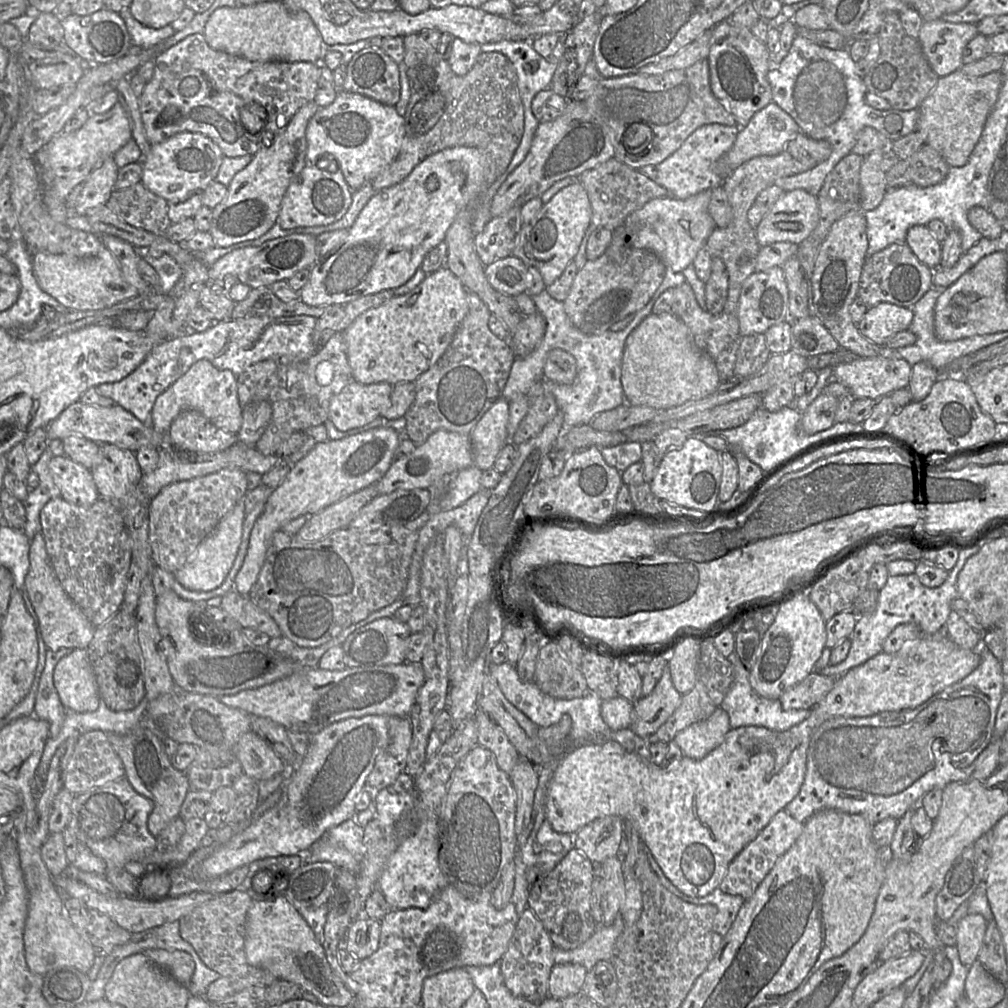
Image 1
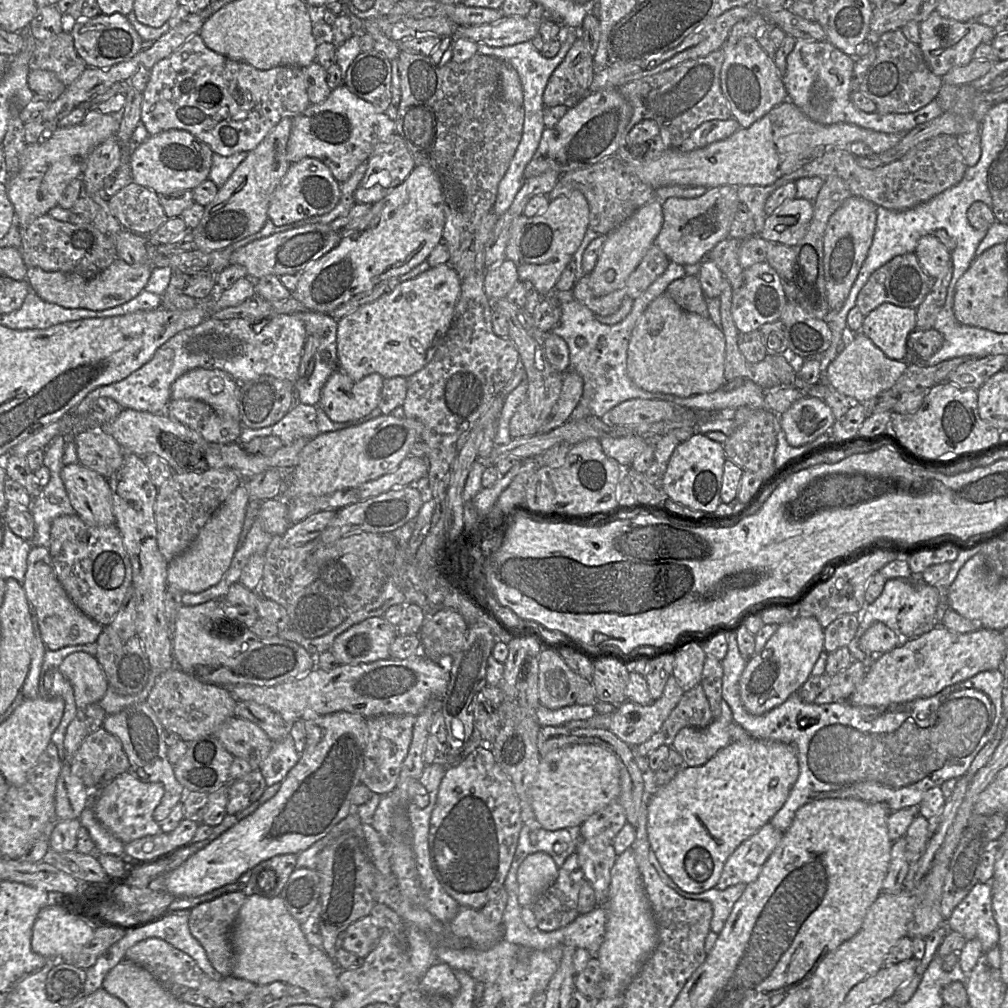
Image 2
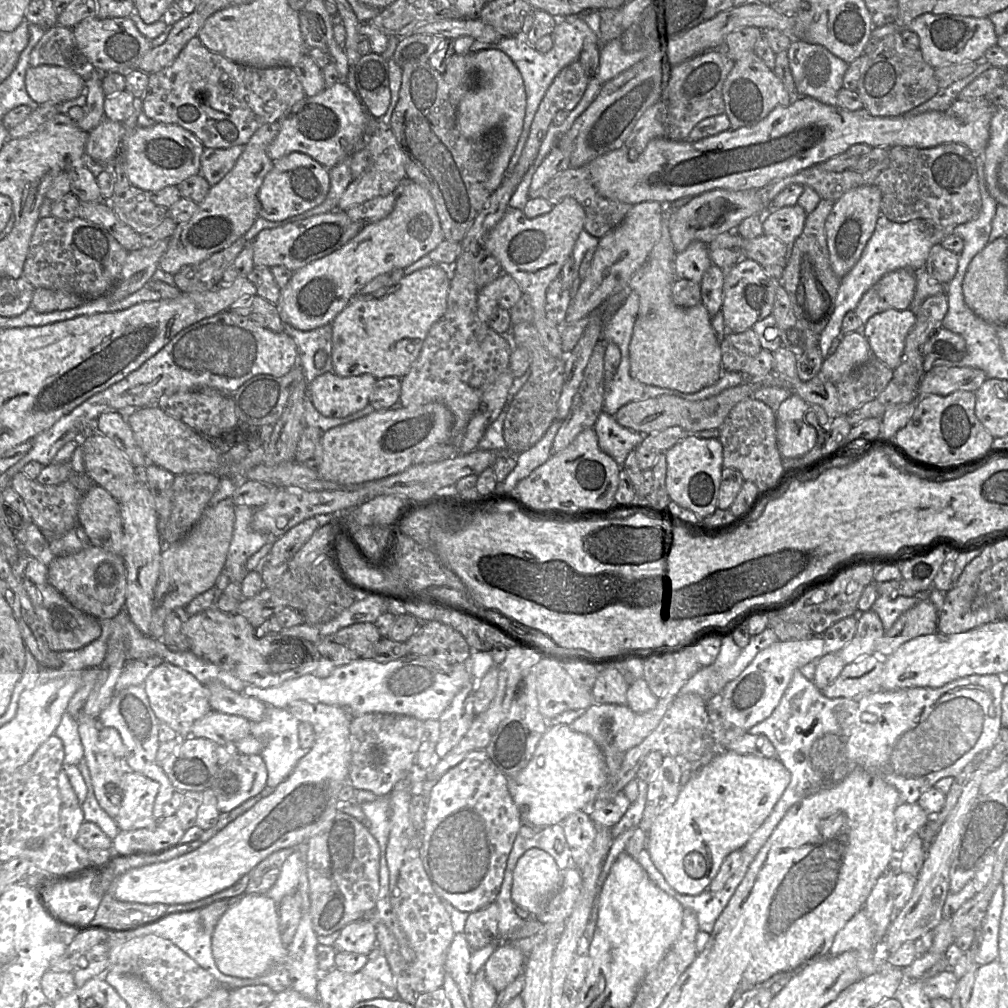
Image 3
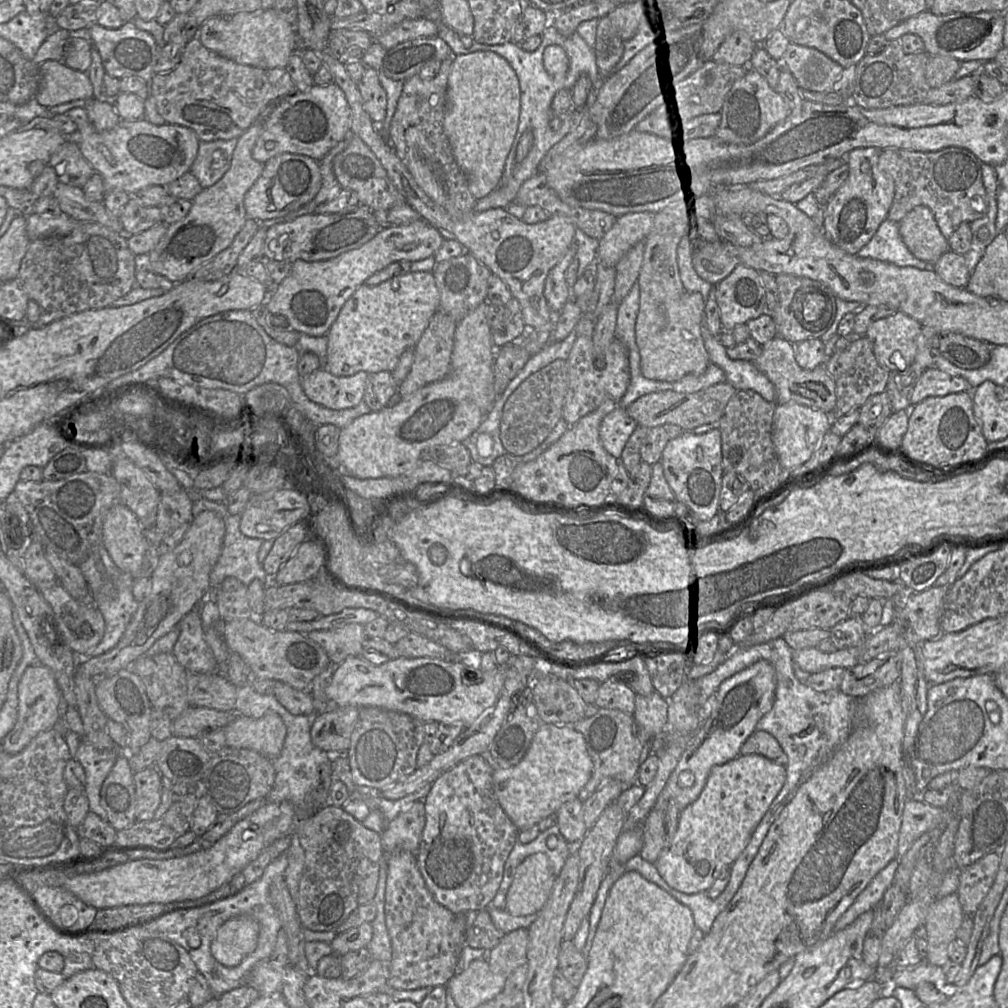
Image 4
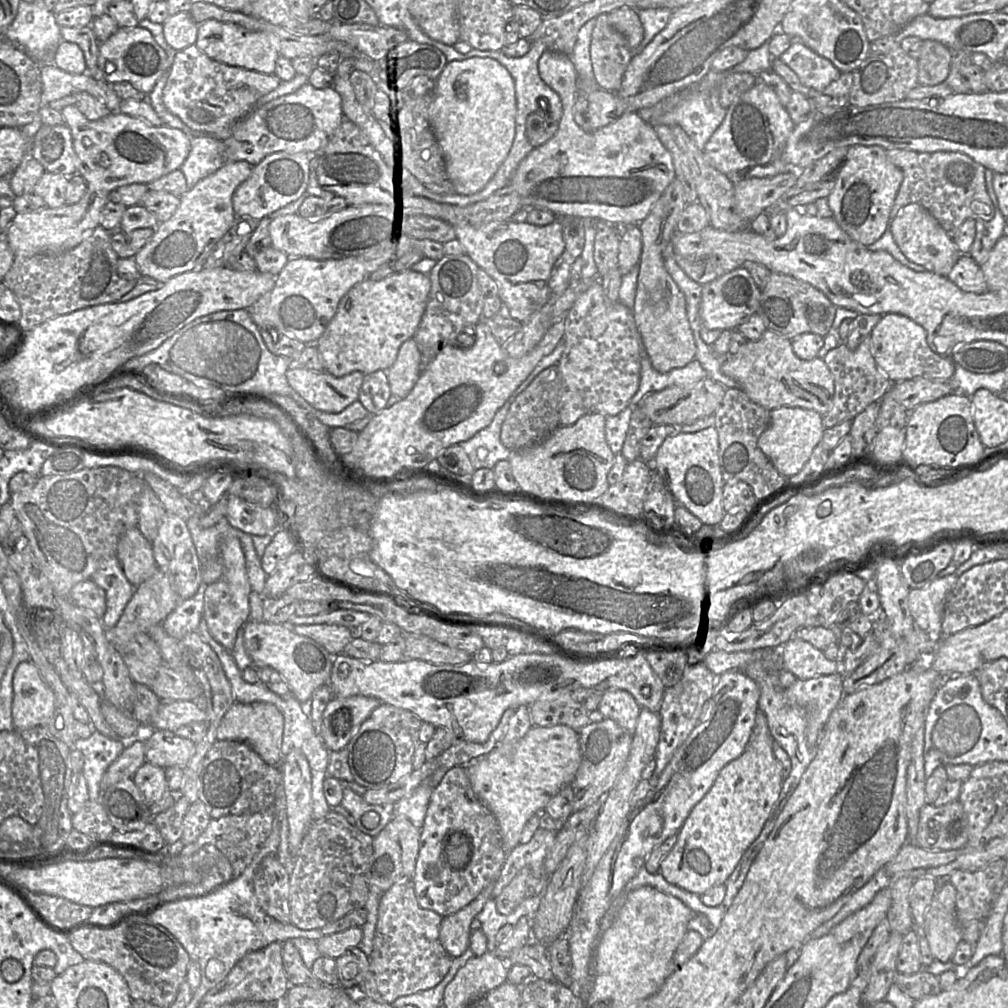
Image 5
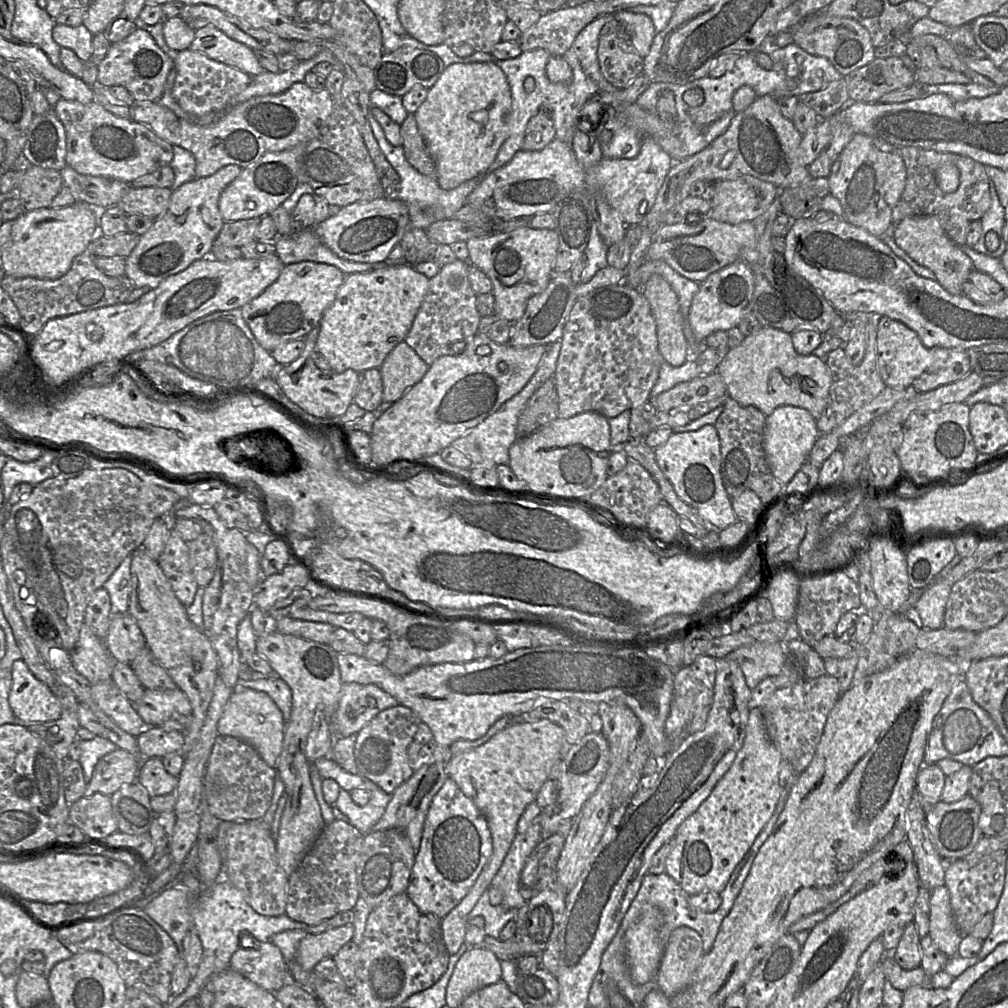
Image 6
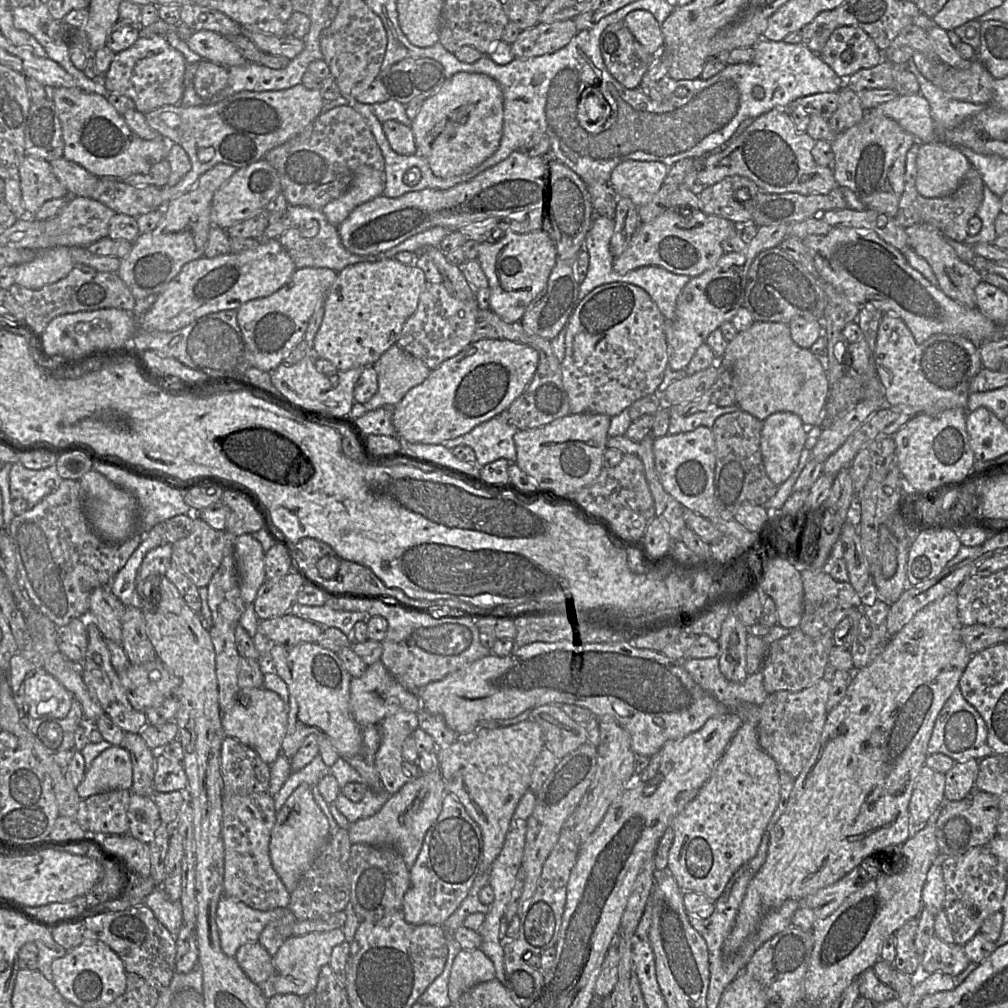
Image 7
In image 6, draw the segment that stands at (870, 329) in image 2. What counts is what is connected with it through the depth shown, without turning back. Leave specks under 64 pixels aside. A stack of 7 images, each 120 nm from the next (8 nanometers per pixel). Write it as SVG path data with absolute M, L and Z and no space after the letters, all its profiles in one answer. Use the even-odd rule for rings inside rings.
M887 316L877 317L876 365L886 387L913 387L920 393L960 380L971 371L967 350L926 348L915 331Z

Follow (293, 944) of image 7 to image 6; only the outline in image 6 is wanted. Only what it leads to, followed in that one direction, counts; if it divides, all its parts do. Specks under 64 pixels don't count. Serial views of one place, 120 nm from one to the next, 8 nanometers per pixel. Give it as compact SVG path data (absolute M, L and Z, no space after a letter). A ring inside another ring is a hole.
M343 925L320 934L308 934L300 941L294 961L302 969L313 971L317 963L333 958L346 943L352 941L353 934L352 925Z

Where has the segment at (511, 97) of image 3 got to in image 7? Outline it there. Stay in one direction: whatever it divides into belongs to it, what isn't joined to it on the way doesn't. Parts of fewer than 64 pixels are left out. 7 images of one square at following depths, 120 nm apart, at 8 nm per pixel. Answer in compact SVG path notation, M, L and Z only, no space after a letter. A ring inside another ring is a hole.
M458 72L446 78L436 93L424 103L412 121L417 153L430 166L435 176L449 178L470 172L493 155L500 145L504 123L503 92L493 78L481 73Z

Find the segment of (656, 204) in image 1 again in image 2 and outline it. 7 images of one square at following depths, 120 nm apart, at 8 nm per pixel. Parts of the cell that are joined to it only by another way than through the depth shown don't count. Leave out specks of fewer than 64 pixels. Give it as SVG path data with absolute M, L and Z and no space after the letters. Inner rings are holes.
M721 185L708 188L704 194L695 198L670 197L662 201L663 224L654 244L669 261L682 266L701 263L718 242L729 237L733 217L742 206L737 187Z

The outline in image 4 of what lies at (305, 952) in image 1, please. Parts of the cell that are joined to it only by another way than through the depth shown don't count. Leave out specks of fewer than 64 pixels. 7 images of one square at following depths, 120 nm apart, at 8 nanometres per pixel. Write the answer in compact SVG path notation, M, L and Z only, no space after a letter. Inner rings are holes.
M239 915L224 922L211 943L211 954L221 965L232 968L253 952L260 926L255 918Z

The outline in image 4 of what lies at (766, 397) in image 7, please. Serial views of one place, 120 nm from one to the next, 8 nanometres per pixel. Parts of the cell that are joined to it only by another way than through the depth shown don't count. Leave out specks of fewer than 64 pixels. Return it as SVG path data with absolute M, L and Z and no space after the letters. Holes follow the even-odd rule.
M775 336L762 345L760 356L754 366L767 376L775 387L776 405L795 402L830 414L836 404L835 382L824 365L812 370L802 369L795 359L795 345L780 336Z

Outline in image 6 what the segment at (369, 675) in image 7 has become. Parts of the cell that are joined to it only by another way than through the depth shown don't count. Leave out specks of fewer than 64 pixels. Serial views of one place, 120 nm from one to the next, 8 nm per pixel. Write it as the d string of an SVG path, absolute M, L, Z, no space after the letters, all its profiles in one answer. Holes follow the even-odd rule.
M343 684L332 716L332 734L336 738L357 734L378 713L397 705L399 703L393 696L375 684Z

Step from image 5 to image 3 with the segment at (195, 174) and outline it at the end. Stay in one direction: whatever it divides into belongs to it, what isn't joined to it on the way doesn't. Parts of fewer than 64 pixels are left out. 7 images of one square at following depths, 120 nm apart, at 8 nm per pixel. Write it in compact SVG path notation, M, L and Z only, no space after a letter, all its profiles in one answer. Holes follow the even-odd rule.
M244 146L228 149L204 148L200 158L199 175L204 177L212 187L216 185L234 167L244 151Z

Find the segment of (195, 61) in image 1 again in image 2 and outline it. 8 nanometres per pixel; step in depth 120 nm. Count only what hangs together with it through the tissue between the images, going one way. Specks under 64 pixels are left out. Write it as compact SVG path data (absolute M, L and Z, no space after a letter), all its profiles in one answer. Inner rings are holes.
M199 34L187 39L179 49L150 69L150 79L141 94L140 120L150 136L170 129L185 130L207 144L214 153L226 157L255 149L282 119L295 117L311 104L301 68L277 66L259 70L210 50Z

